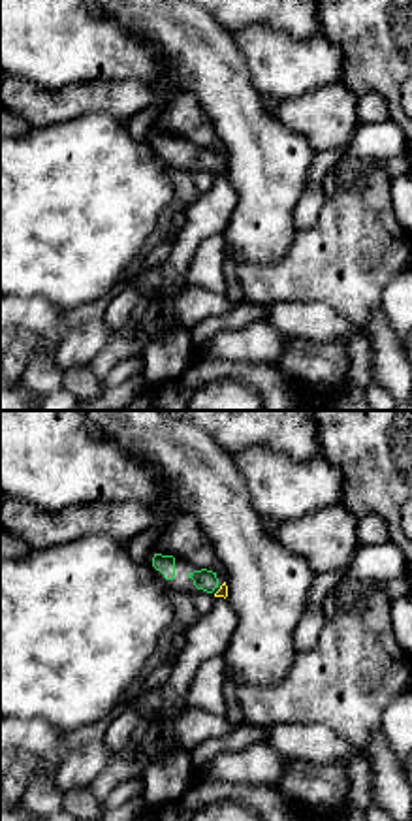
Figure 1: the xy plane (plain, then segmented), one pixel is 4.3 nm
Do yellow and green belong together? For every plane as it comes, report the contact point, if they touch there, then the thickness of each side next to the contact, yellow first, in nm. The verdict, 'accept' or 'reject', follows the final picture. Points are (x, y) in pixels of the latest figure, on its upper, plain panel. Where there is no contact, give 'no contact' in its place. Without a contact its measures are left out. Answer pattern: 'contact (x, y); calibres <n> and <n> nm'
no contact

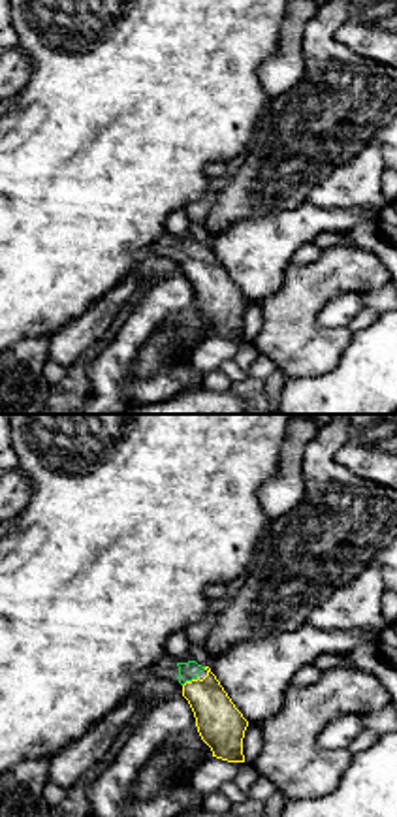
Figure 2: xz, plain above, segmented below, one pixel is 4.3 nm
contact (192, 258); calibres 200 and 80 nm

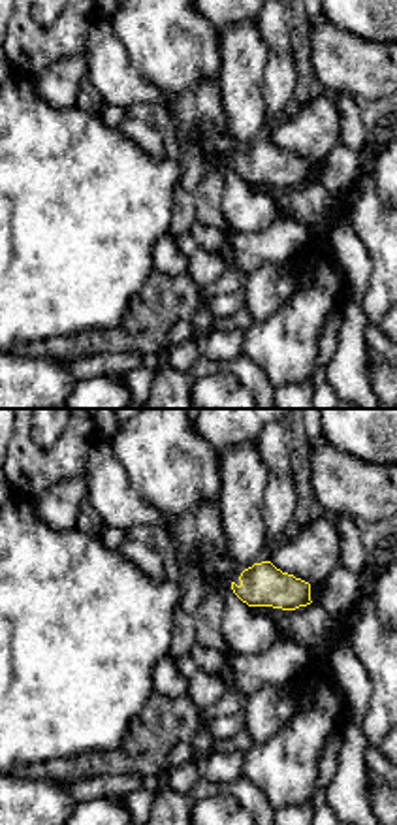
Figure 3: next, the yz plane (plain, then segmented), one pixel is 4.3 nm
no contact

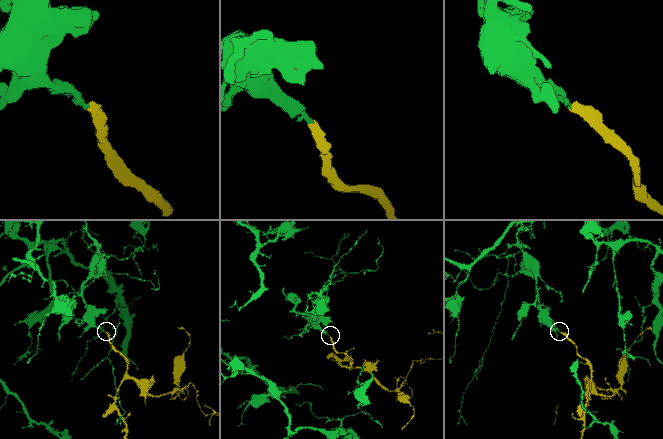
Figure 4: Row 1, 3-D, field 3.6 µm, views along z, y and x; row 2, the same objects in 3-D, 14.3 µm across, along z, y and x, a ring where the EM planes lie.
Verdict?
accept

